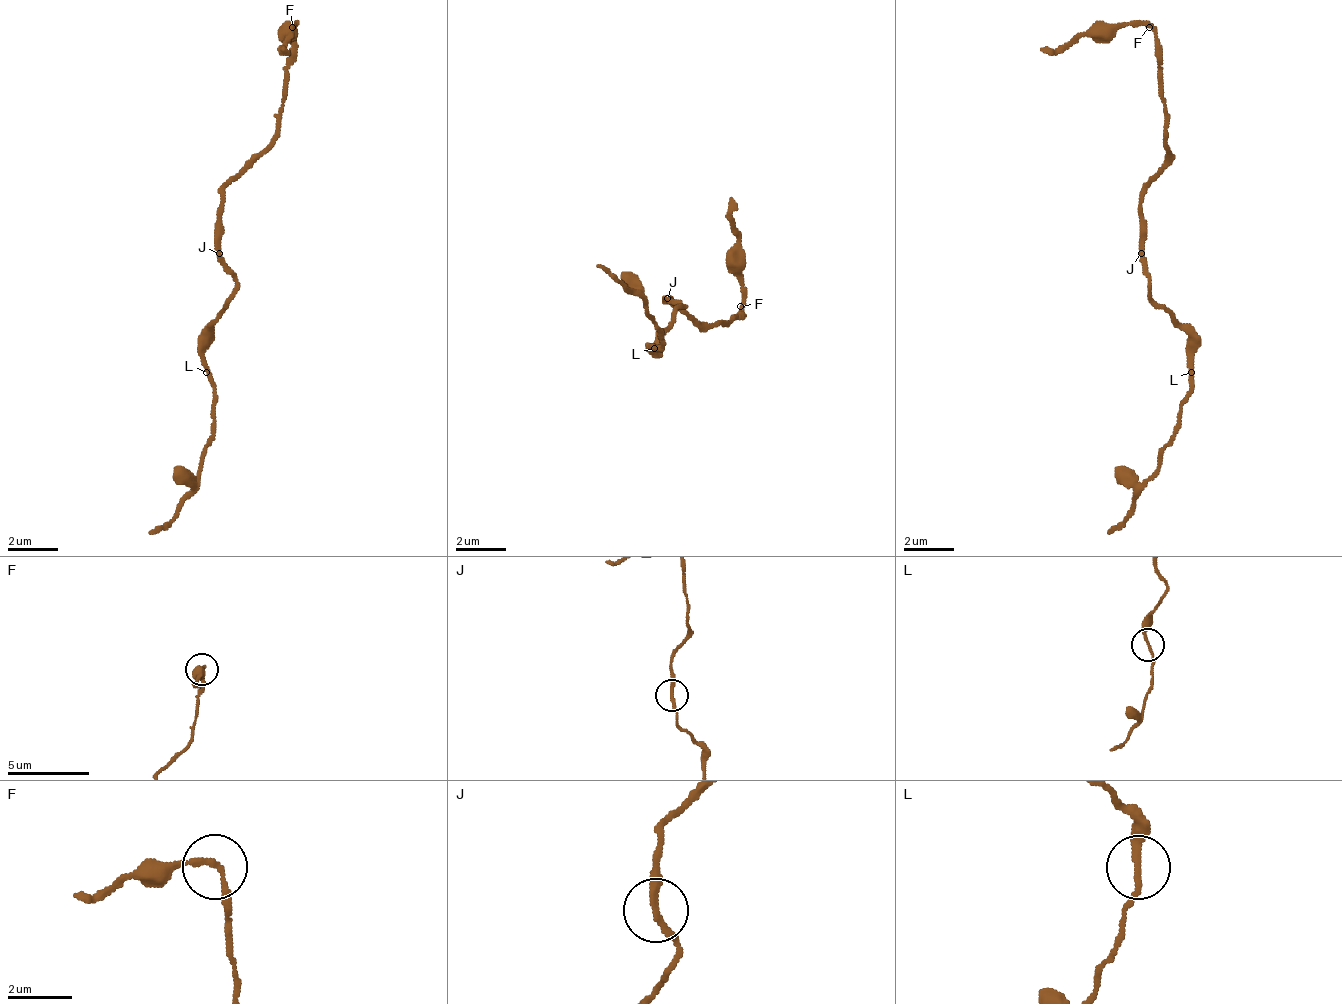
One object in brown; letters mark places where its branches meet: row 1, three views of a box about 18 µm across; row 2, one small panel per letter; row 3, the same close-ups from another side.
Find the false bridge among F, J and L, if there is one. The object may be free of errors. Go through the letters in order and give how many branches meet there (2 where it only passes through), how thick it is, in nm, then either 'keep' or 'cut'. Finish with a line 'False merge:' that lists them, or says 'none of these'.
F: branches 2; calibre 170 nm; cut
J: branches 2; calibre 190 nm; keep
L: branches 2; calibre 180 nm; keep
False merge: F

